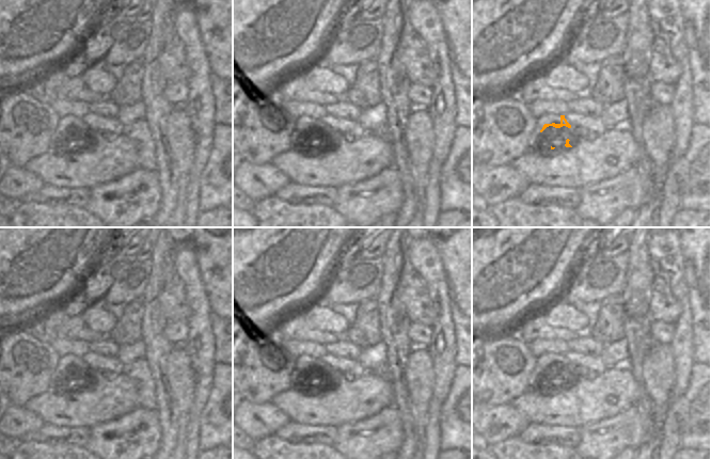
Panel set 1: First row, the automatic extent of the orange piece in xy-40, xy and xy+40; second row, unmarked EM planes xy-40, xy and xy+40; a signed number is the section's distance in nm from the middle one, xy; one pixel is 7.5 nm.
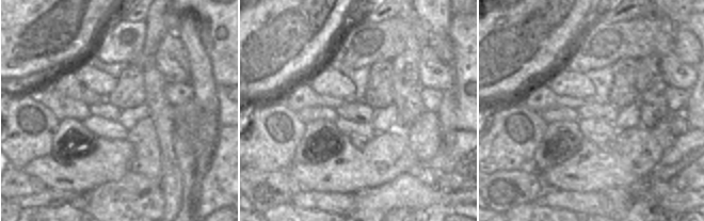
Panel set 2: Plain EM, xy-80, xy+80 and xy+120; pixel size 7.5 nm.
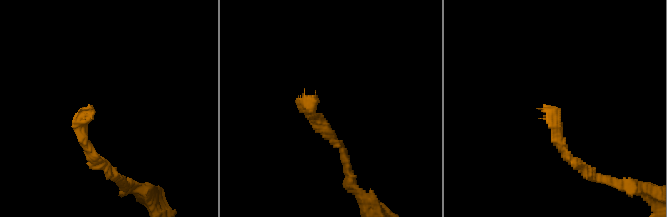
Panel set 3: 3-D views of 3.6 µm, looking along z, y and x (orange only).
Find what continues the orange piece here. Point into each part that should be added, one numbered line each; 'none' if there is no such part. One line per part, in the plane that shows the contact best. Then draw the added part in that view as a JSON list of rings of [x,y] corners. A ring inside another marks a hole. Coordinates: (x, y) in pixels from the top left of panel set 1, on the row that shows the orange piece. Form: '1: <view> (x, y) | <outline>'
1: xy+40 (550, 137) | [[[547,113],[535,120],[535,127],[528,138],[528,148],[536,146],[538,149],[551,152],[552,147],[557,147],[563,144],[559,140],[567,133],[572,134],[573,130],[566,126],[555,128],[551,124],[560,124],[560,115]]]

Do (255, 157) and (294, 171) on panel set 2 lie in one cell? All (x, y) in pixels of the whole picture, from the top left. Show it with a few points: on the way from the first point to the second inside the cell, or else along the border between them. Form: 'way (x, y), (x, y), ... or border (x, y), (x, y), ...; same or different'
border (293, 162), (286, 170); different

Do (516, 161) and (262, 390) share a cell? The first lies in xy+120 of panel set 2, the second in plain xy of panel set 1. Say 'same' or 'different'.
same

